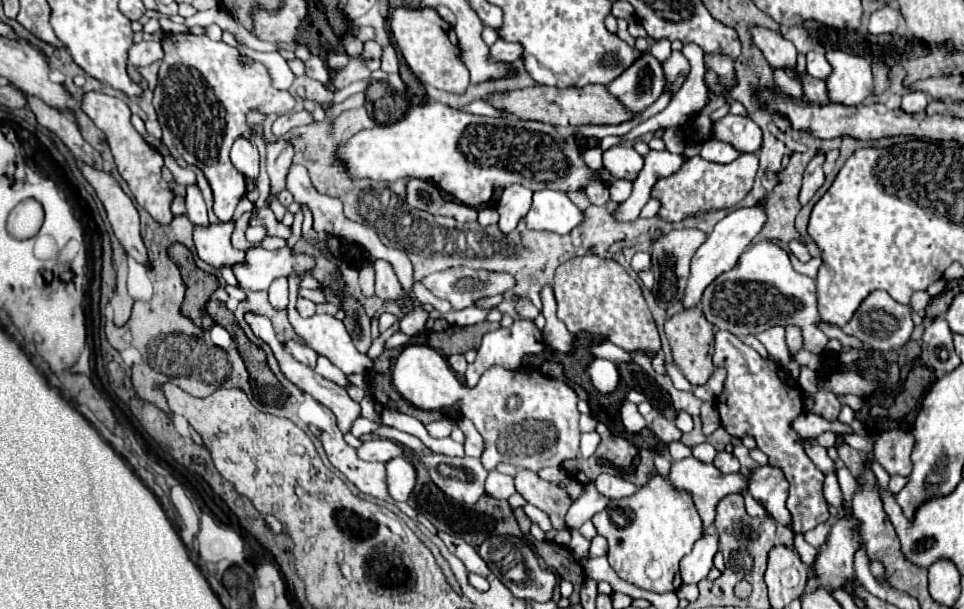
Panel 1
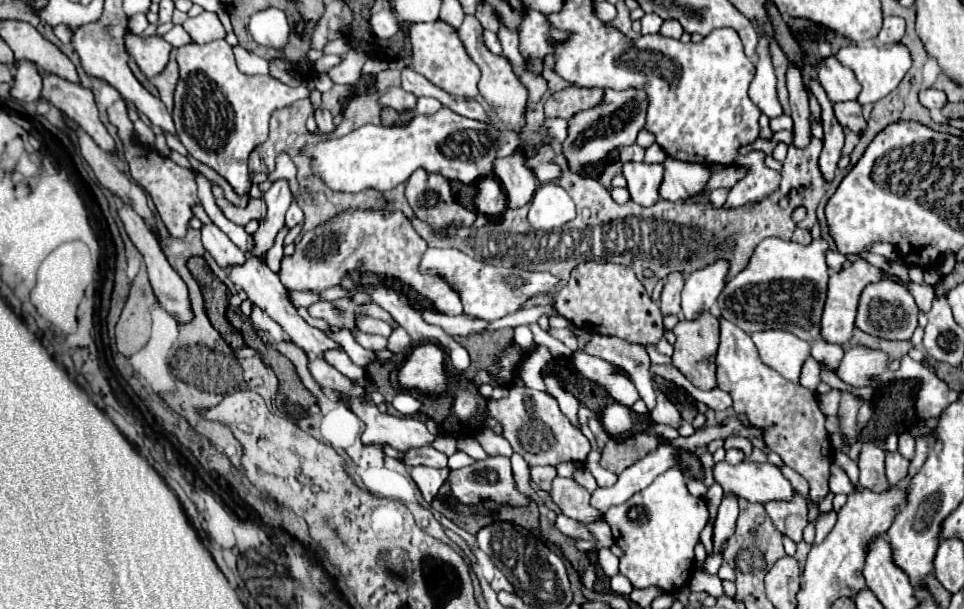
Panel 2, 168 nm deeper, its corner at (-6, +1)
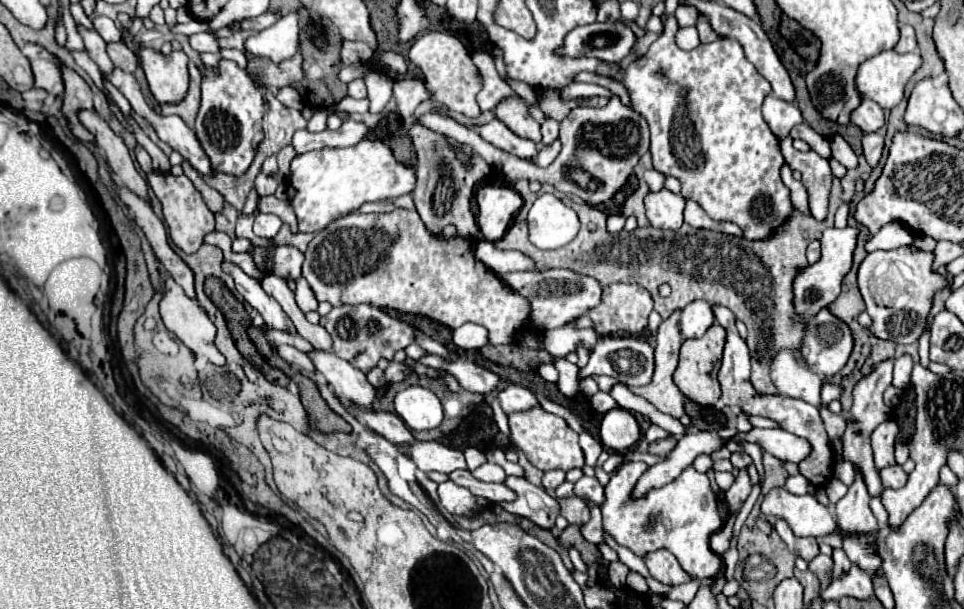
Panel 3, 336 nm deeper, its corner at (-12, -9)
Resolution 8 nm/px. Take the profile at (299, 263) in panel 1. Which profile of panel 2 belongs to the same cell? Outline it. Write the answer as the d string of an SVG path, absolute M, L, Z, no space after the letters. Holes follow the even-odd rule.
M358 210L344 212L334 220L306 232L296 244L292 256L280 260L280 282L288 290L314 290L322 292L330 286L340 284L340 280L354 270L368 270L380 276L396 278L398 282L410 286L414 292L432 300L434 308L448 316L462 314L460 296L442 278L426 276L418 272L420 256L426 252L426 242L412 230L412 224L400 214L388 214L386 210Z

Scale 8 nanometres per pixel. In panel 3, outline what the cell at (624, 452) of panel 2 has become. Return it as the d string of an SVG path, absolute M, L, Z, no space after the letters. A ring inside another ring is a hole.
M668 436L668 438L664 438L664 440L656 440L656 442L648 444L646 450L648 450L650 454L666 456L666 454L670 454L670 452L674 450L674 446L676 446L676 438L674 438L674 436Z

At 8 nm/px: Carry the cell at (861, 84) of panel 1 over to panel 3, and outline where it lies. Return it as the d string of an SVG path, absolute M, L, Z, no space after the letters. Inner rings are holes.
M896 50L880 52L858 68L856 86L862 96L878 102L884 110L894 108L904 98L904 86L920 68L918 52L898 54Z

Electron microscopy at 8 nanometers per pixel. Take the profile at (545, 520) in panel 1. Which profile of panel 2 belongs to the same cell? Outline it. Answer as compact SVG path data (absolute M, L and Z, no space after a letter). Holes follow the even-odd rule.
M556 514L556 524L554 524L554 526L556 526L562 534L566 534L566 536L570 536L570 538L590 538L590 540L594 540L592 534L586 530L584 524L580 524L580 522L564 516L564 514Z

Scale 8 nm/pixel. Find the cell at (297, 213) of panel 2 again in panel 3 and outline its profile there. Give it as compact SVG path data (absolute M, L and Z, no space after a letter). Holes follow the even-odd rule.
M278 246L274 248L272 256L266 256L266 270L274 272L282 280L298 280L300 278L300 268L304 262L304 254L292 246Z

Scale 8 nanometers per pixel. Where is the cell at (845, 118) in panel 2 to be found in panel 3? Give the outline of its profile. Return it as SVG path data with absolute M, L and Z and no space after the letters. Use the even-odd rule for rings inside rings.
M878 132L874 134L864 134L862 138L862 148L864 148L864 156L868 160L868 164L874 168L882 156L882 148L884 148L884 136L880 136Z

